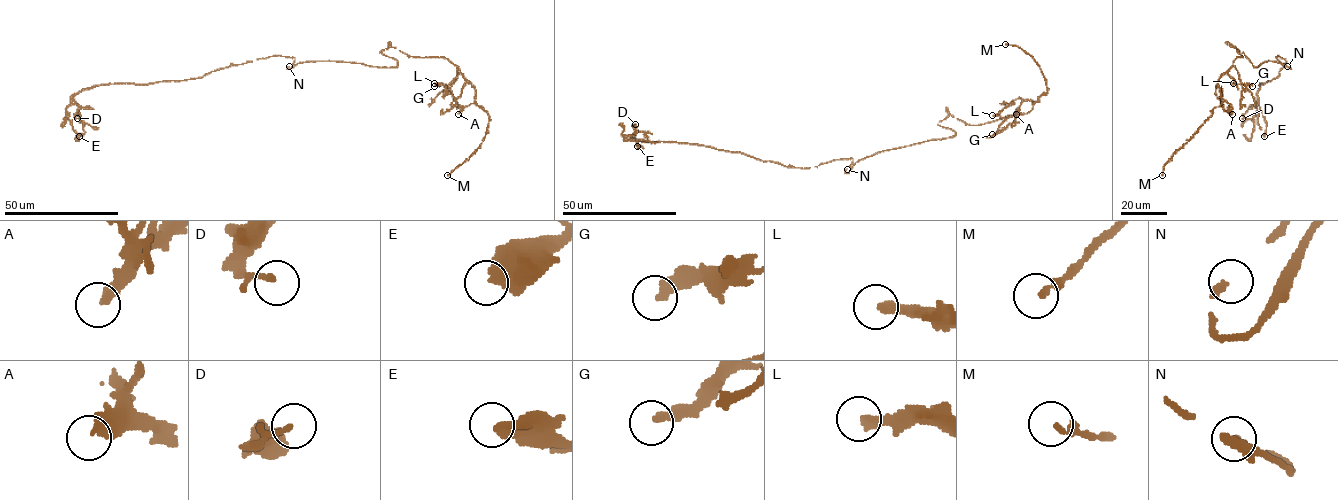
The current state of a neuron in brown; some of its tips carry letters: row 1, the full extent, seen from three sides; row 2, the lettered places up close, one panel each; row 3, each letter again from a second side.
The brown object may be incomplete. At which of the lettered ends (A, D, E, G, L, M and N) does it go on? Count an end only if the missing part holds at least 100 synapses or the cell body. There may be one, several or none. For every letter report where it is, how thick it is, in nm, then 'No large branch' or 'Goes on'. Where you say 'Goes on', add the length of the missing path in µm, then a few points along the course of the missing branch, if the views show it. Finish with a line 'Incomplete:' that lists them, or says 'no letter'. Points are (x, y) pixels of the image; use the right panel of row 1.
A: Place: (1232, 114). Thickness 320 nm. No large branch
D: Place: (1242, 118). Thickness 120 nm. No large branch
E: Place: (1264, 136). Thickness 440 nm. No large branch
G: Place: (1252, 86). Thickness 320 nm. No large branch
L: Place: (1233, 83). Thickness 320 nm. No large branch
M: Place: (1162, 175). Thickness 200 nm. No large branch
N: Place: (1287, 66). Thickness 200 nm. No large branch
Incomplete: no letter

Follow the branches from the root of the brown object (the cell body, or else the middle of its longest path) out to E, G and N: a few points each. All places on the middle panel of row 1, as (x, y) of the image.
E: (898, 148), (852, 165), (852, 159), (843, 159), (802, 168), (686, 143), (633, 139), (642, 148), (637, 146)
G: (898, 148), (952, 137), (954, 132), (940, 125), (946, 109), (969, 125), (1018, 109), (992, 134)
N: (898, 148), (857, 160), (848, 173), (847, 169)

